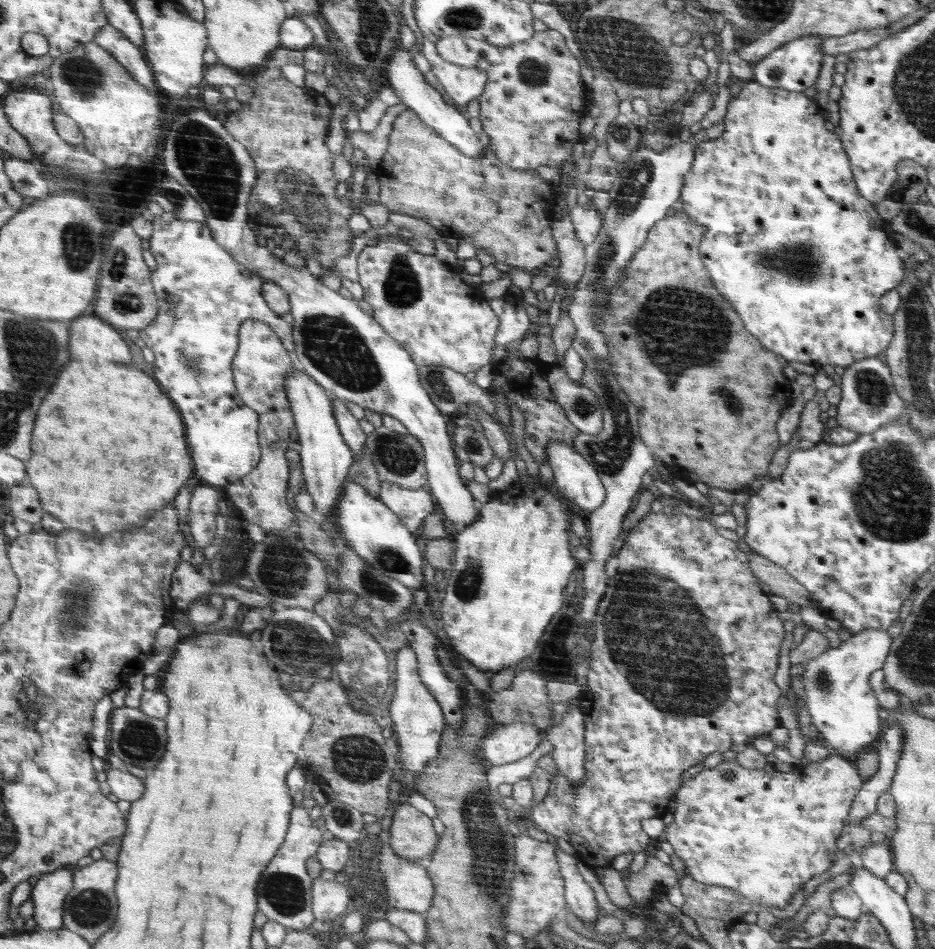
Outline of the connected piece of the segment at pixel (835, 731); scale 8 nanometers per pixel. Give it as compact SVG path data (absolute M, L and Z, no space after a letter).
M868 629L853 634L837 648L830 647L816 658L801 663L808 713L821 734L822 743L833 754L852 760L880 738L884 728L878 715L881 706L869 678L882 669L892 641L887 629Z

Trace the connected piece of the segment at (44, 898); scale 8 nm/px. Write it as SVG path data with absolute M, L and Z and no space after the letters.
M61 868L40 877L31 899L36 903L35 920L41 931L60 931L65 926L65 907L76 880L76 868Z

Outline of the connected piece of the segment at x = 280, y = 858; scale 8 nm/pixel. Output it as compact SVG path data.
M297 806L292 811L290 828L286 834L284 844L272 857L266 870L262 872L258 886L256 886L256 898L258 898L258 910L267 916L270 921L283 924L288 930L300 929L310 930L313 915L314 880L310 878L306 870L306 861L317 853L322 840L322 828L320 824L314 824L310 820L308 809Z

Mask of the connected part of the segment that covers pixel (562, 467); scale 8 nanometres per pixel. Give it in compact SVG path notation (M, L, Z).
M552 439L547 444L548 464L552 467L556 488L562 496L570 503L576 504L578 510L596 511L602 506L605 499L605 488L600 477L594 469L580 454L572 450L570 446L562 441Z

